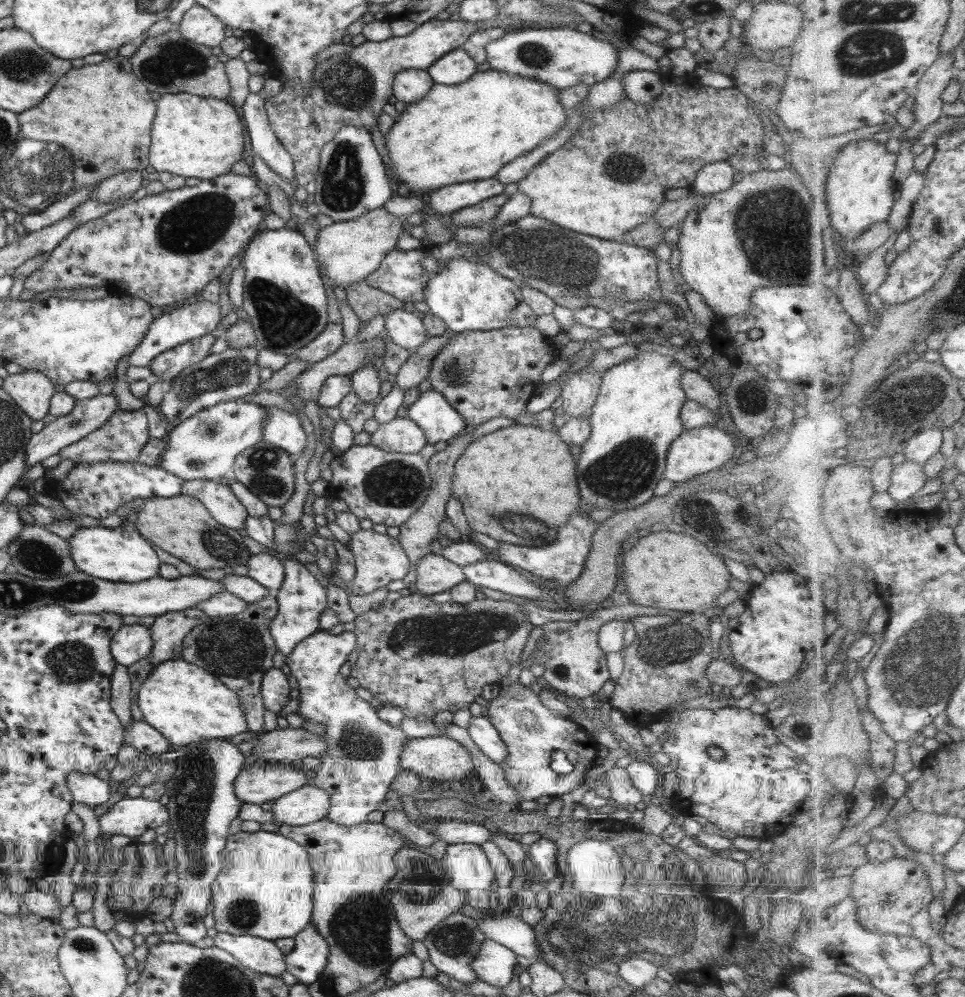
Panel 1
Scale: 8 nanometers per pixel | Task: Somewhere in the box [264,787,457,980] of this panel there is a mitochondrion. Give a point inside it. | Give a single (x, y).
(360, 927)

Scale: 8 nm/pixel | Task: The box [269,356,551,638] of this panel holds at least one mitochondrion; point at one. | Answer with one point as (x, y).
(394, 484)

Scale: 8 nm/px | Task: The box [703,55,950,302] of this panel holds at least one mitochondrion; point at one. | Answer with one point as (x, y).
(774, 233)

